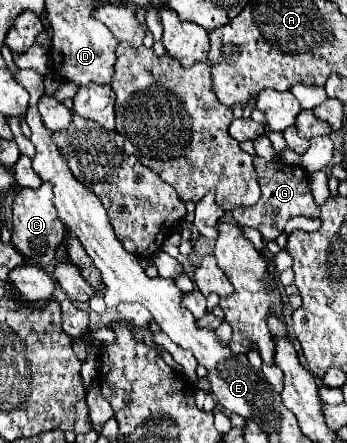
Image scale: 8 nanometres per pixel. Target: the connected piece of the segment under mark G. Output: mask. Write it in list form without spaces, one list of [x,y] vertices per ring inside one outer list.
[[[255,156],[255,170],[257,170],[257,176],[259,176],[261,200],[251,208],[235,208],[233,210],[233,218],[239,226],[249,226],[249,228],[259,230],[263,240],[269,242],[269,240],[275,240],[283,232],[283,226],[289,218],[293,218],[293,216],[317,218],[319,216],[319,206],[315,204],[313,194],[309,190],[309,182],[305,178],[307,172],[301,166],[287,164],[283,160],[267,162],[259,156]]]

